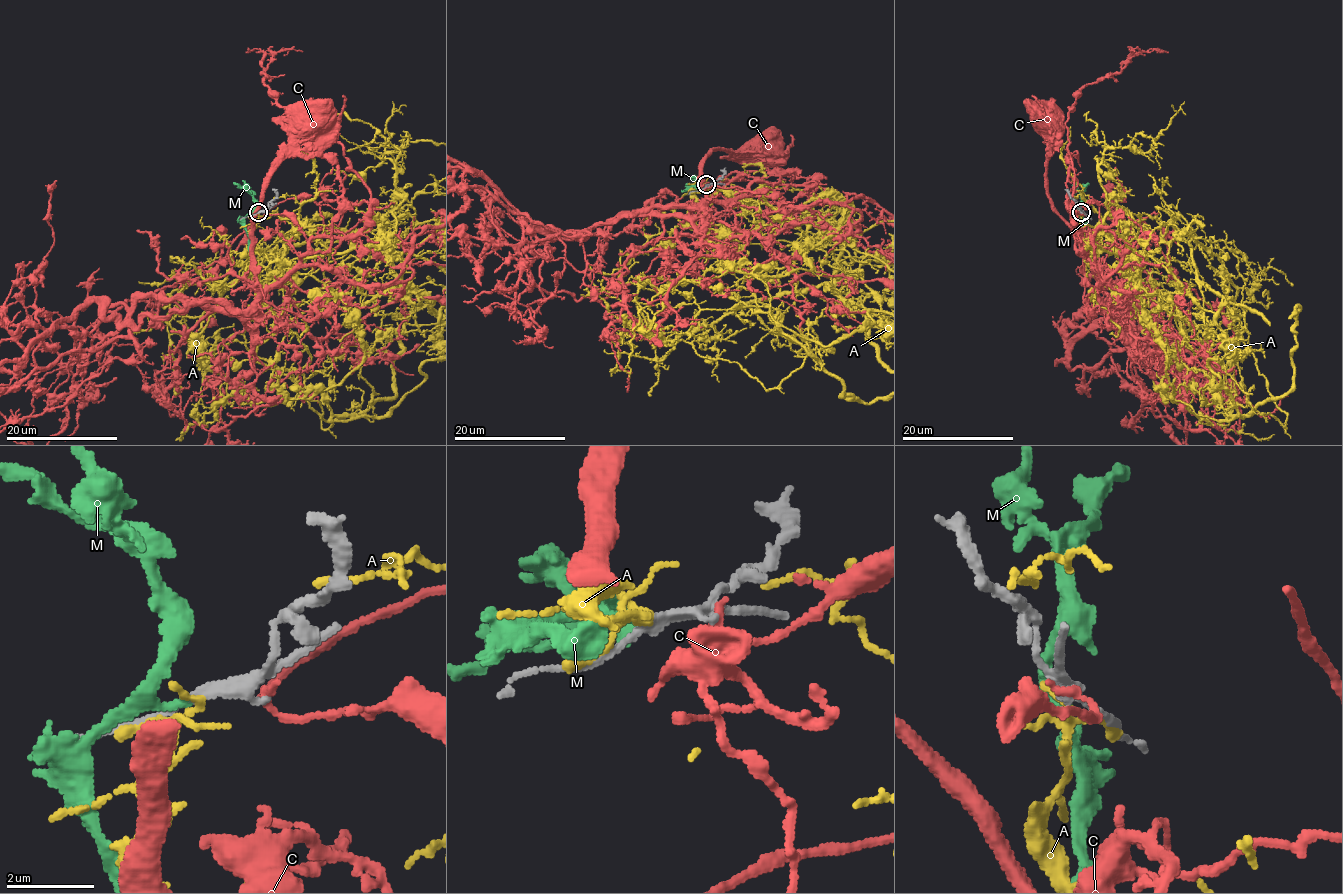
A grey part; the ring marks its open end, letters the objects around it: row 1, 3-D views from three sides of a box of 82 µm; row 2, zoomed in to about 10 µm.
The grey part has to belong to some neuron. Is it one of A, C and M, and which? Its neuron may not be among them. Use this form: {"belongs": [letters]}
{"belongs": ["M"]}

